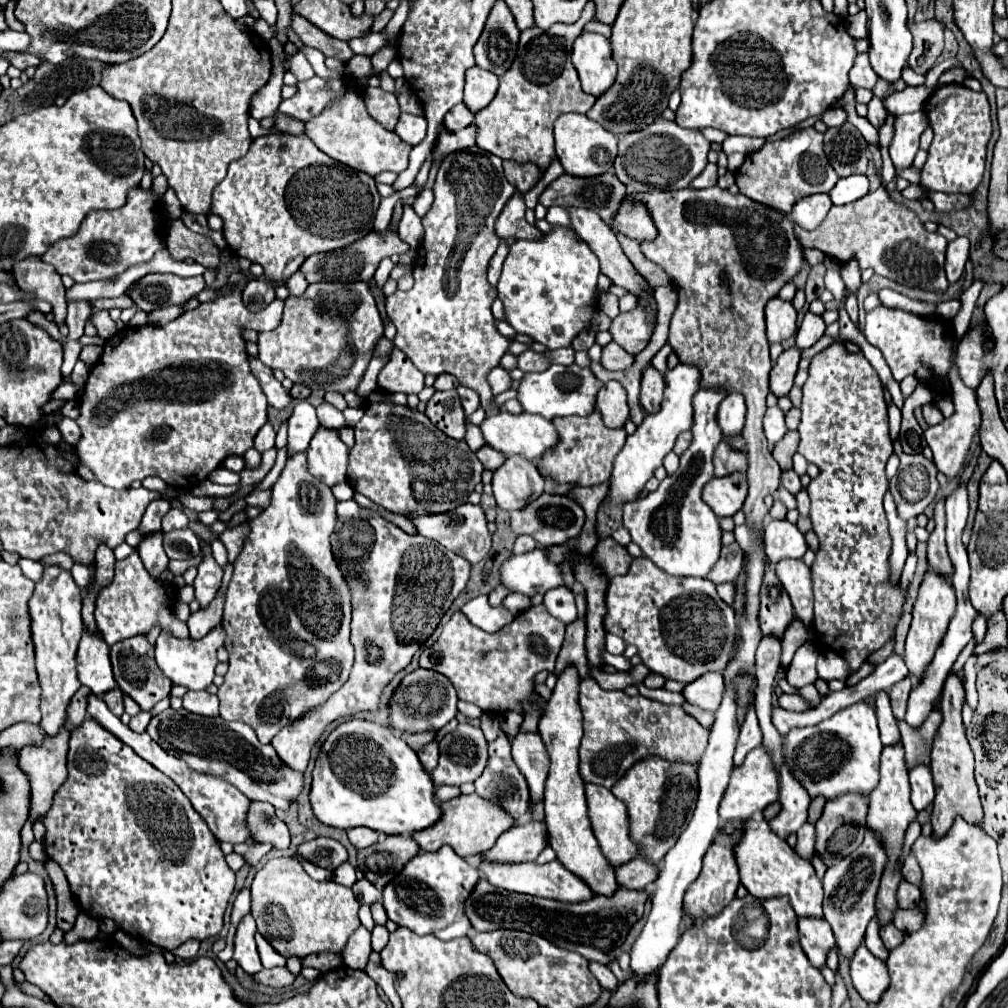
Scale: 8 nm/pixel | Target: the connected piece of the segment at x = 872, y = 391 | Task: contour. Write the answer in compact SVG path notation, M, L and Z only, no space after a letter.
M836 341L830 347L826 347L824 351L816 353L810 361L808 367L808 379L802 387L804 397L802 397L802 421L798 425L798 433L800 433L800 445L798 445L798 453L802 453L810 463L818 465L820 475L816 479L810 481L810 485L806 487L808 495L810 495L810 519L812 519L812 529L820 539L820 549L816 553L816 559L812 563L812 589L814 589L814 631L820 633L822 637L816 639L816 645L820 649L832 649L836 653L840 653L848 663L850 669L856 671L860 667L860 663L866 661L866 657L880 649L890 637L892 637L892 627L898 623L898 617L902 613L902 603L904 603L904 593L900 593L900 589L896 585L890 585L888 581L888 555L890 555L890 547L892 547L892 539L888 533L888 519L886 519L886 511L882 507L882 497L888 489L888 481L886 481L886 473L884 473L884 465L888 461L888 457L892 455L892 441L888 435L888 407L884 401L884 387L880 383L880 377L876 375L876 371L872 369L872 365L862 352L850 353L846 351L844 343Z

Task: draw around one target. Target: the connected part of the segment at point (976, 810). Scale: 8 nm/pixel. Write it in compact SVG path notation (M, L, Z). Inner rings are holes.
M950 673L944 683L944 689L940 695L940 707L938 707L938 711L942 713L942 723L934 735L934 743L930 751L930 769L934 775L934 787L936 787L934 809L932 809L934 835L946 833L956 815L962 815L966 821L978 823L978 825L982 821L982 805L980 805L978 787L974 781L974 755L966 741L966 733L962 725L962 705L964 705L964 685L956 673Z

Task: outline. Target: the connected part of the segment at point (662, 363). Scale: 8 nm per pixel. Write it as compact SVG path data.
M667 341L664 347L660 349L660 351L653 357L651 361L652 365L654 365L654 367L656 367L656 369L658 369L660 373L662 373L662 375L664 375L668 369L667 357L671 352L673 352L673 349L669 342Z

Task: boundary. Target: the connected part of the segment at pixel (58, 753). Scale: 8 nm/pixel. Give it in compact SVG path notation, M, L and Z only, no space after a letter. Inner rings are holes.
M62 727L58 731L58 735L46 735L44 741L40 745L30 745L30 747L22 747L18 753L18 761L22 765L22 769L26 769L28 777L30 777L30 787L32 787L32 811L30 811L30 819L24 823L22 827L22 847L28 847L34 841L32 835L32 821L34 819L42 819L46 815L46 811L50 809L50 801L56 793L56 789L66 781L68 771L66 771L66 753L68 753L68 741L70 741L70 731L66 727Z

